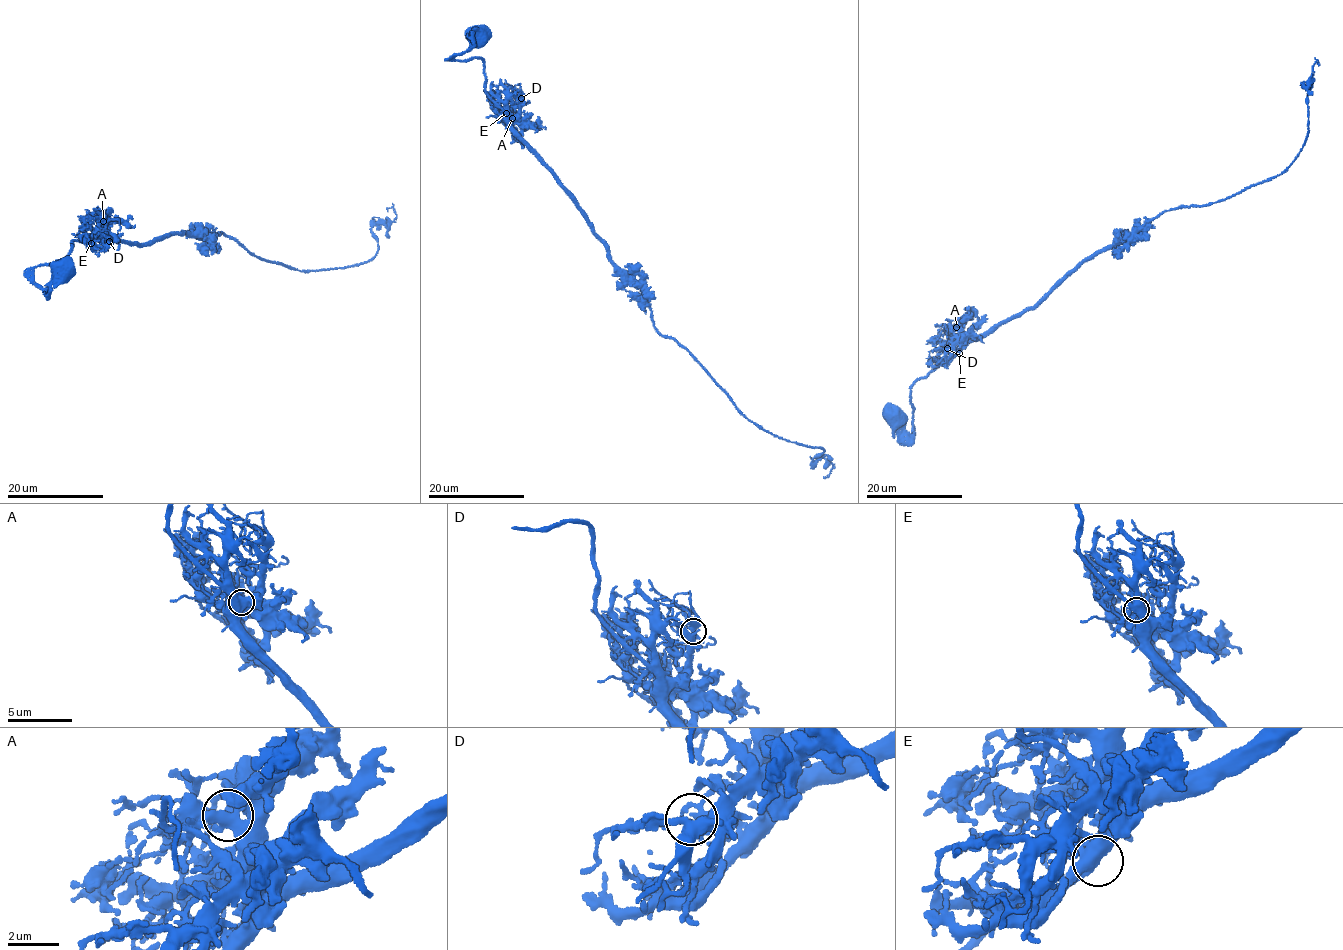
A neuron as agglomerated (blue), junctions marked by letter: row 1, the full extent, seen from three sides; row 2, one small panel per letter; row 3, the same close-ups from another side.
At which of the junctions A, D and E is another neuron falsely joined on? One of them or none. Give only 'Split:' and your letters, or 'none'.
Split: none

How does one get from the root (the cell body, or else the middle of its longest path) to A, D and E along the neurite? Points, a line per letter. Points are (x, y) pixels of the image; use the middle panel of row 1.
A: (477, 34), (476, 29), (472, 31), (471, 47), (453, 60), (481, 58), (484, 88), (512, 118)
D: (477, 34), (472, 31), (471, 47), (453, 60), (481, 58), (484, 88), (495, 101), (510, 93), (521, 98)
E: (477, 34), (476, 29), (472, 31), (471, 47), (453, 60), (481, 58), (484, 88), (507, 112)

